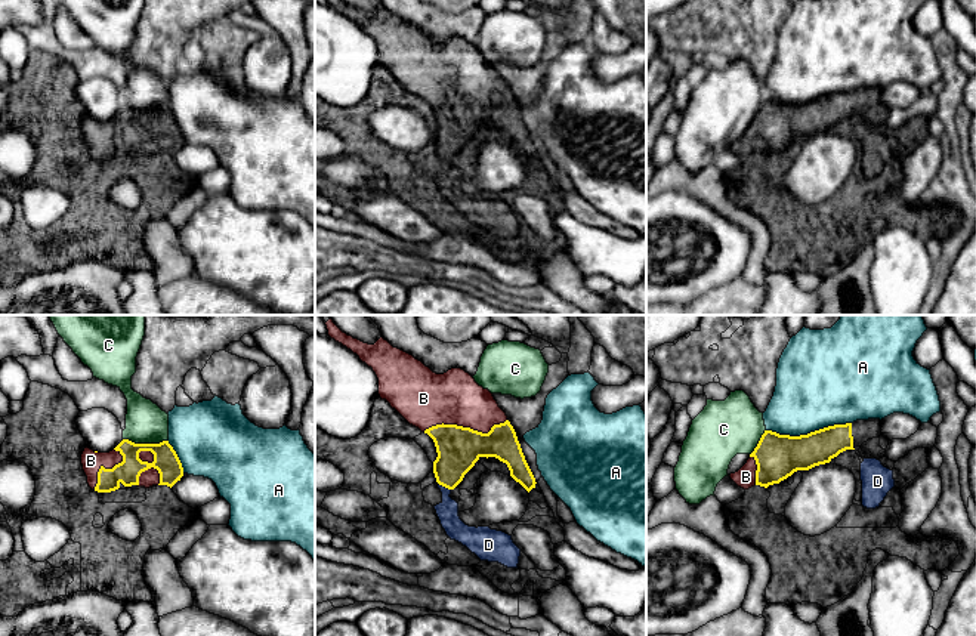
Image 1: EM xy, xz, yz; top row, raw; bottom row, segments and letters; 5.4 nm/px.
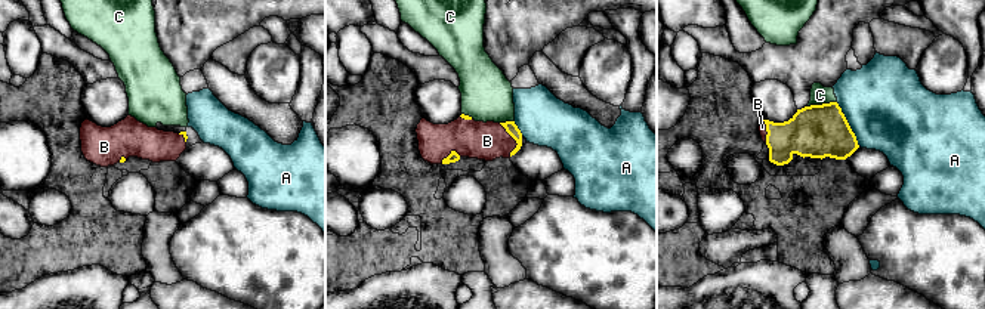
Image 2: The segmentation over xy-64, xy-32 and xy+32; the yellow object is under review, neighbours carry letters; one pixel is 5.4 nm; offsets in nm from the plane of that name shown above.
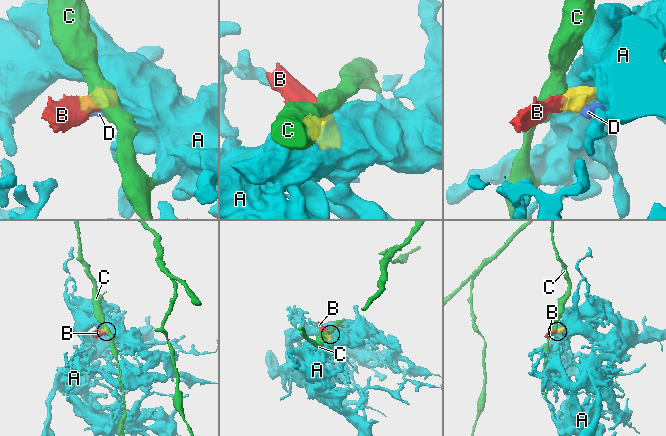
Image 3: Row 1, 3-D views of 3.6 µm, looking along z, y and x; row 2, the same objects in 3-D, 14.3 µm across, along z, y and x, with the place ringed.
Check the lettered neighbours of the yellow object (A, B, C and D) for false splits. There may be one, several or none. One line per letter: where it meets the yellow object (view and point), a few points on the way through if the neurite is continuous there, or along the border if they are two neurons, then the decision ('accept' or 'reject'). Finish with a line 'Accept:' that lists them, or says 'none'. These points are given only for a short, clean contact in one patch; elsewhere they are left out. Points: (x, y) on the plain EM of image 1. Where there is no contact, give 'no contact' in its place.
A: yz (808, 102) | reject
B: xz (465, 96) | accept
C: xy (145, 113) | along xy (123, 107), (132, 111), (167, 110) | reject
D: xz (444, 154) | across xz (459, 117), (444, 154), (447, 179) | accept
Accept: B, D

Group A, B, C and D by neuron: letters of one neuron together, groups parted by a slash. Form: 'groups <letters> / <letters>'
groups A / B D / C

